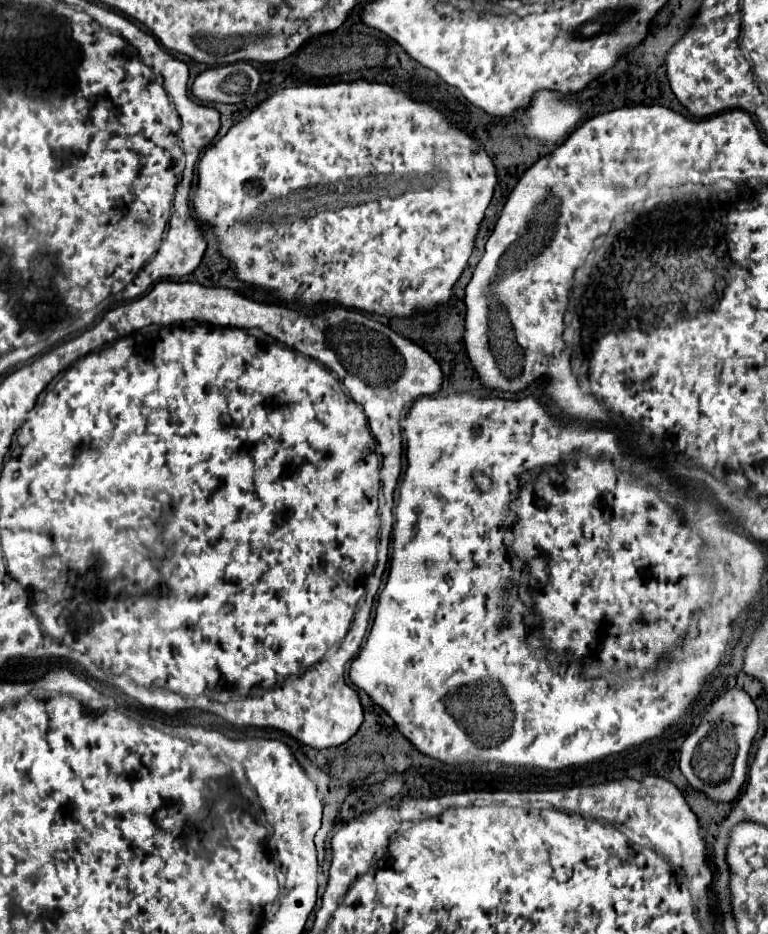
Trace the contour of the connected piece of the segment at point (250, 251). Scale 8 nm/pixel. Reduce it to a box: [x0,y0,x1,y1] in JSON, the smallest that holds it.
[193,80,497,316]

